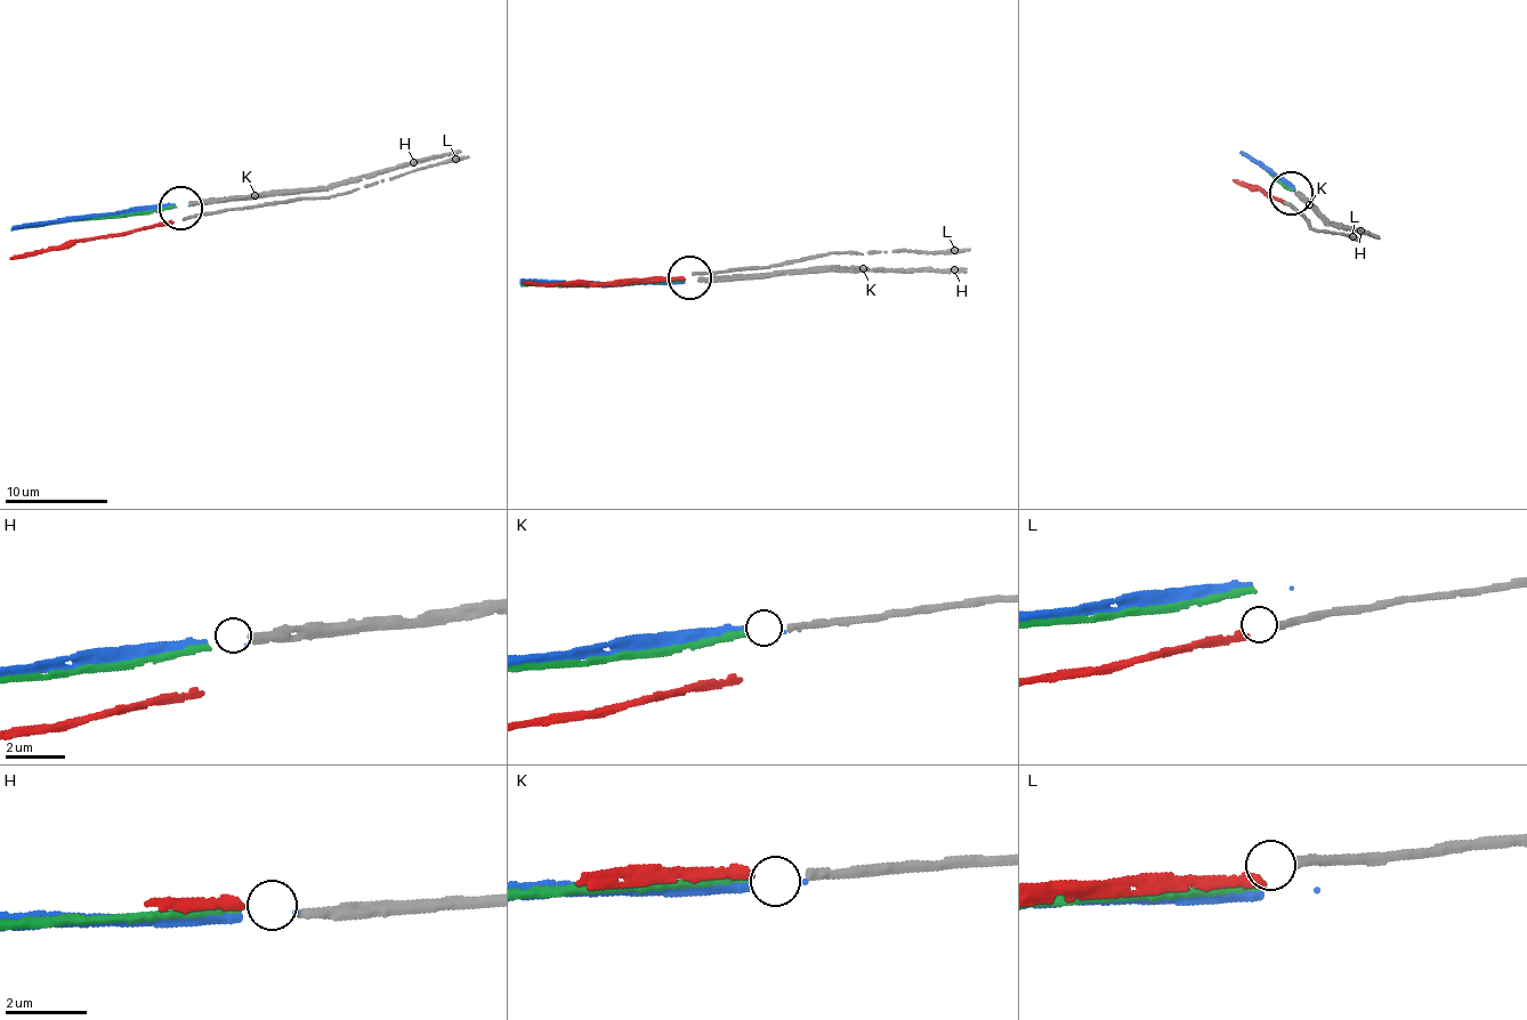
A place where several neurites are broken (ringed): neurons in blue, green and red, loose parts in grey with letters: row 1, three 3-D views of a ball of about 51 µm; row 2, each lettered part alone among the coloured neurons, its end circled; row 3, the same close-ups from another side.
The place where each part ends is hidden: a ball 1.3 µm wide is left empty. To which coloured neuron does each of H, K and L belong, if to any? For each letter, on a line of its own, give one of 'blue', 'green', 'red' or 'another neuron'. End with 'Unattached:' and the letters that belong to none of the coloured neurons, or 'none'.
H: blue
K: green
L: another neuron
Unattached: L

